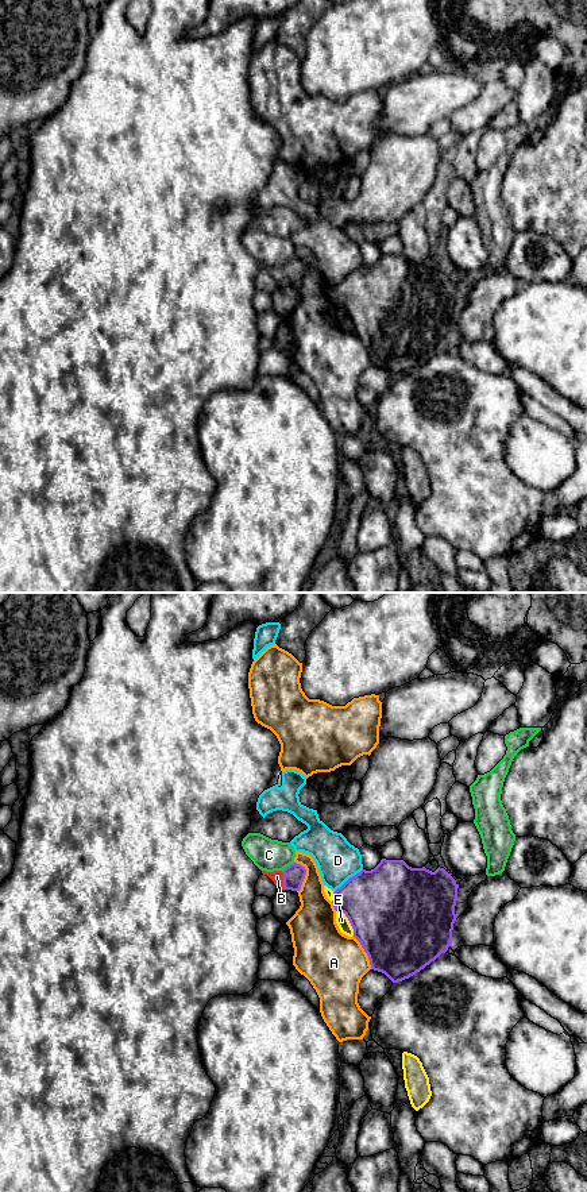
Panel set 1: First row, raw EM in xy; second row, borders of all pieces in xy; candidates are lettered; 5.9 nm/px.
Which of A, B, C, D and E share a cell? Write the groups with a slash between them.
A / B / C / D / E

